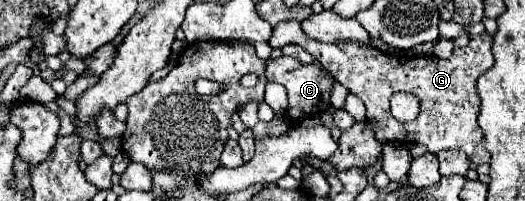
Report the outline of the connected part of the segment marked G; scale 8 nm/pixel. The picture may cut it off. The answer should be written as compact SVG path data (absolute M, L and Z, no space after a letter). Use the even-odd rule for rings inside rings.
M280 22L274 26L270 36L272 48L282 48L286 44L300 44L314 58L334 74L338 82L342 82L354 96L358 96L366 106L366 120L374 130L378 142L402 142L402 144L422 144L428 152L436 154L440 150L458 148L464 150L474 164L490 162L490 152L484 148L484 132L478 128L478 106L480 98L476 94L478 76L494 64L490 46L492 36L478 34L470 36L470 42L464 48L454 48L448 60L440 60L436 56L392 56L380 50L366 50L354 42L316 42L308 40L300 28L300 22ZM394 92L410 92L420 98L420 114L414 122L398 122L394 116L388 116L390 96Z

